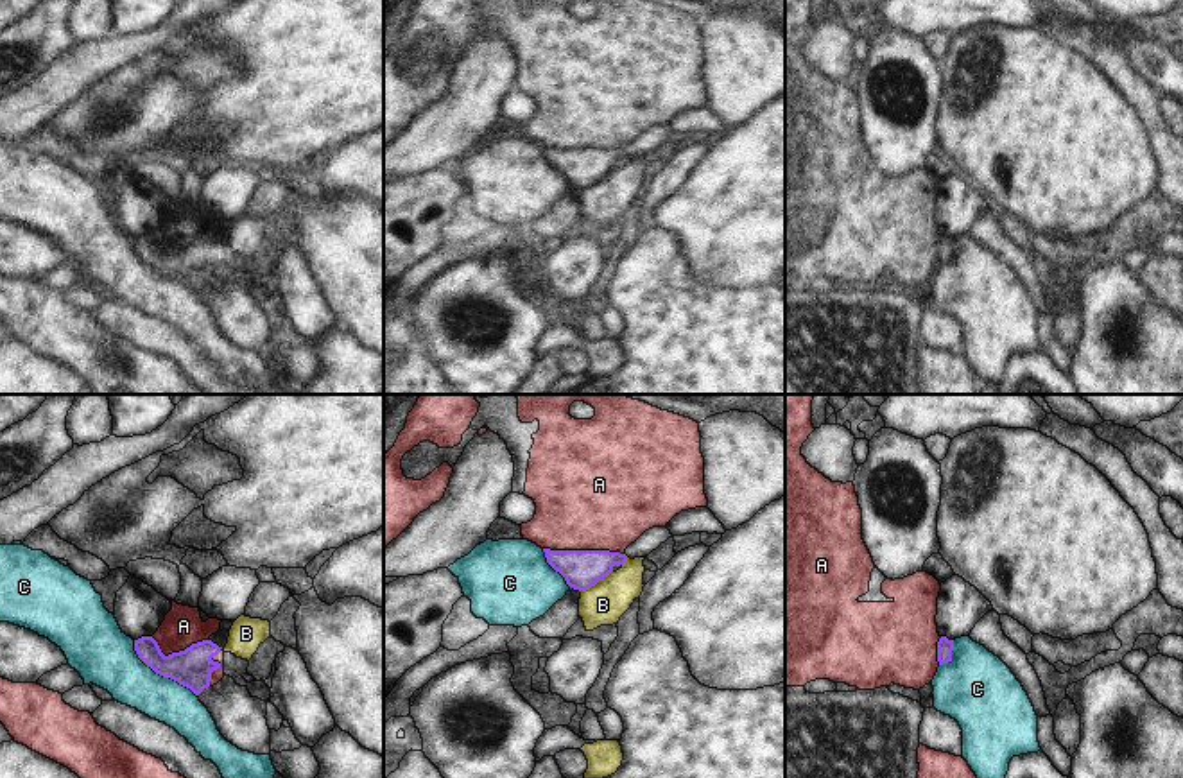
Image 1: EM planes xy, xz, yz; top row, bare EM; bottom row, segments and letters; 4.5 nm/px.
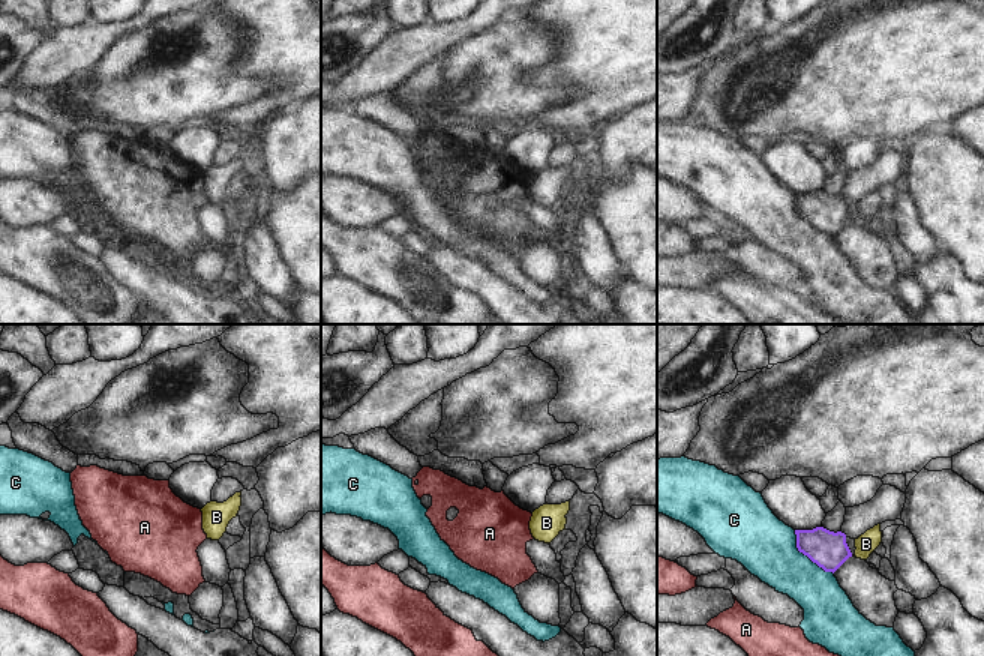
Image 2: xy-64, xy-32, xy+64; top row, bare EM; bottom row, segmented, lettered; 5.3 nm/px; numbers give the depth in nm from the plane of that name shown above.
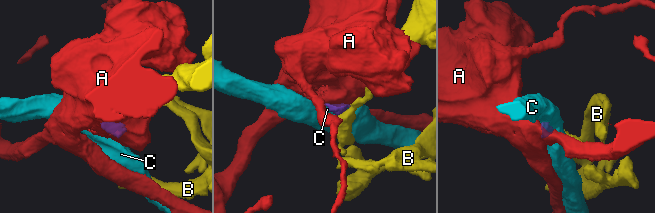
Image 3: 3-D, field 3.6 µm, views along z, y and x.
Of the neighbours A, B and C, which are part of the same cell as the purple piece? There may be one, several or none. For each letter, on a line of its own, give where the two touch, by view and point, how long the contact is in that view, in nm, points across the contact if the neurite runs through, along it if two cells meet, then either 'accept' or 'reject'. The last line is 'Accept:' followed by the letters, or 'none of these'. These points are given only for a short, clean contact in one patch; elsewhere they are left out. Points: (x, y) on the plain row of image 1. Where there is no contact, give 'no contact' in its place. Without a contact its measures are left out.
A: contact xz (585, 149); length 360 nm; border xz (544, 146), (608, 147), (624, 153); reject
B: contact xz (595, 181); length 170 nm; border xz (612, 169), (581, 190); reject
C: contact xy (160, 273); length 380 nm; border xy (133, 239), (135, 251), (147, 264), (185, 284), (196, 294); reject
Accept: none of these

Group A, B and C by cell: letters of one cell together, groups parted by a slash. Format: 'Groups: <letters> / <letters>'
Groups: A / B / C

